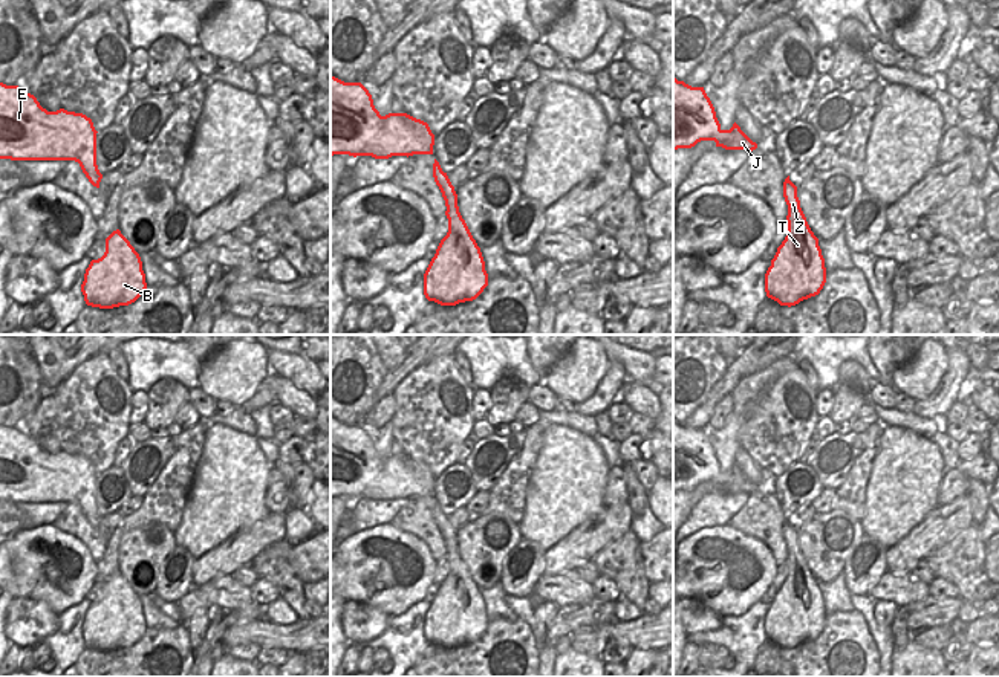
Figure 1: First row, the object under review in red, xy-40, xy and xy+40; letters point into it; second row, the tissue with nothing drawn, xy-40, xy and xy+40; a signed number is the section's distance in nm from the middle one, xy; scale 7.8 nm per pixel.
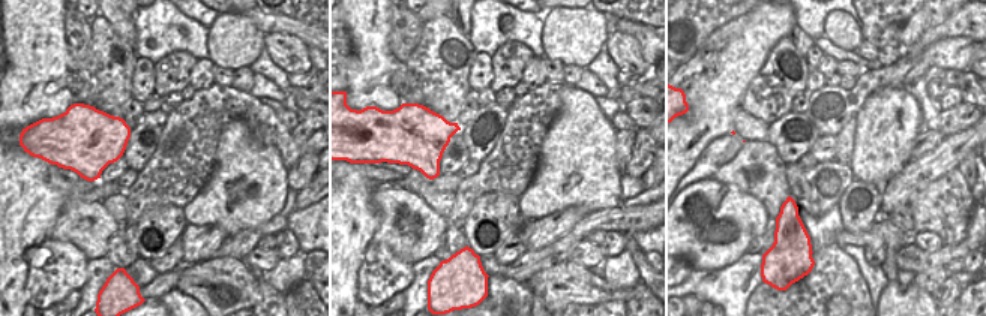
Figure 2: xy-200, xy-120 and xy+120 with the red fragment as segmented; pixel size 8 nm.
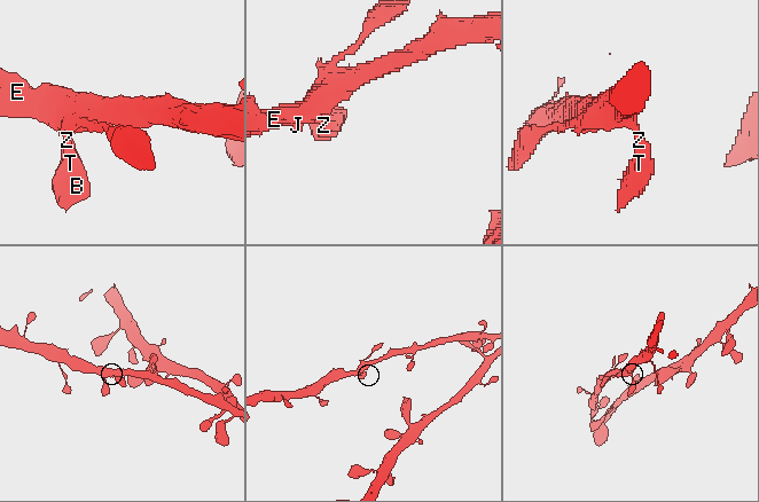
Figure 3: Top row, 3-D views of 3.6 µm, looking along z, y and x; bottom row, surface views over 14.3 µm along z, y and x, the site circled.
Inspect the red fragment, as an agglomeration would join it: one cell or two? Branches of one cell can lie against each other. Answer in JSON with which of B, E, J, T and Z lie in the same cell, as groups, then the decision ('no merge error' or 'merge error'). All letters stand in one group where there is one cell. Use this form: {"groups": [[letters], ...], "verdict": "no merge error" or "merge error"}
{"groups": [["B", "E", "J", "T", "Z"]], "verdict": "no merge error"}

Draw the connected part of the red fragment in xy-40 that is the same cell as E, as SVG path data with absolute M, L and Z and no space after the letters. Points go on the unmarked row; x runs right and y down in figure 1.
M0 425L0 501L75 503L99 530L96 475L86 457L47 454L34 437Z

